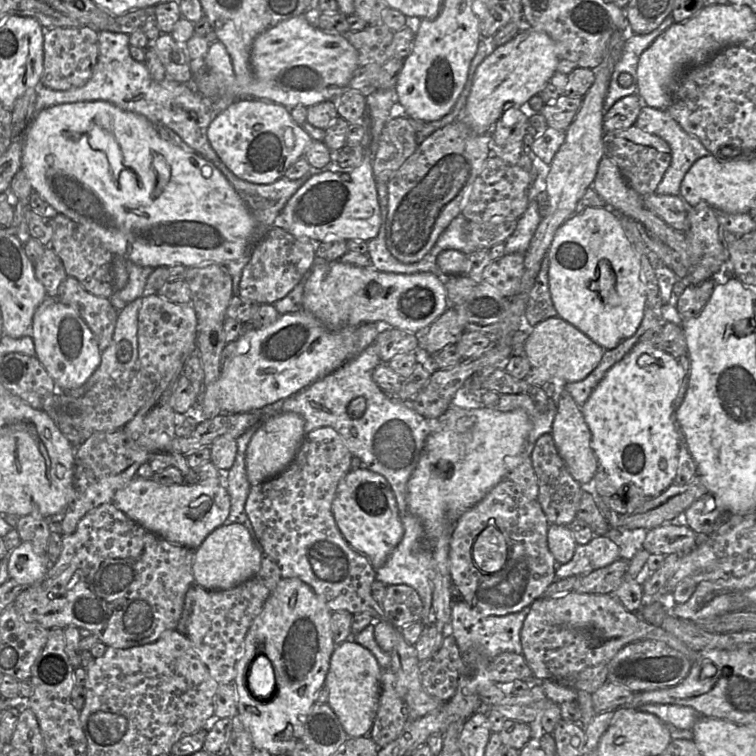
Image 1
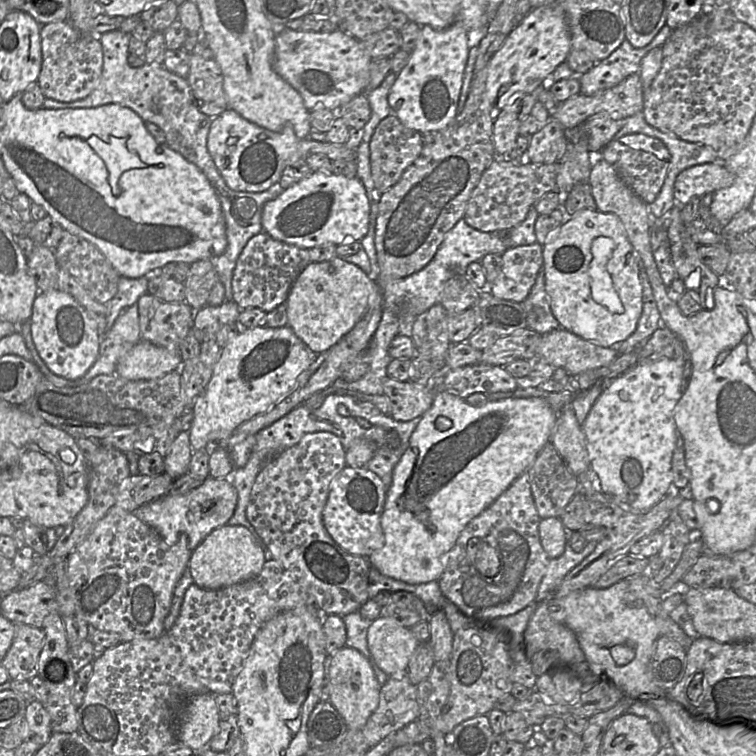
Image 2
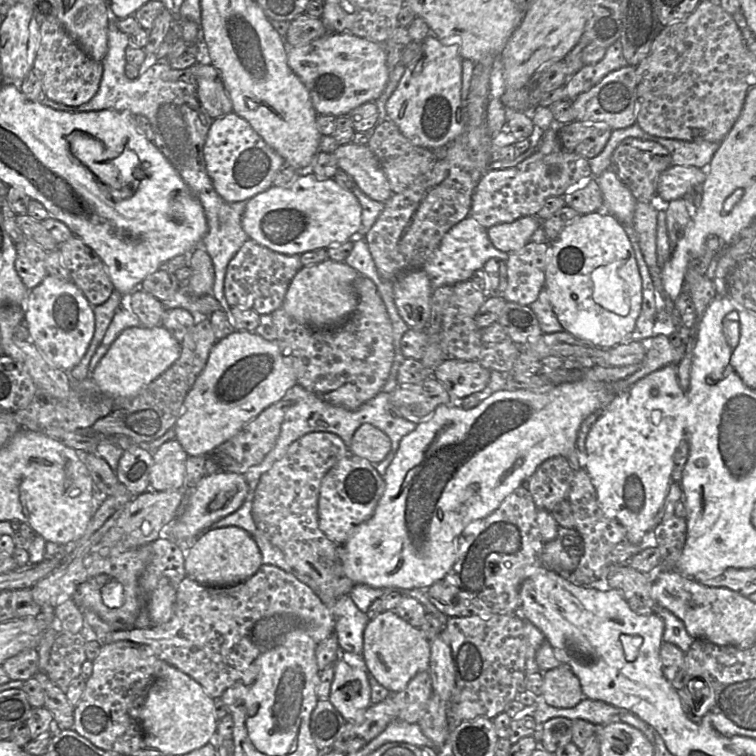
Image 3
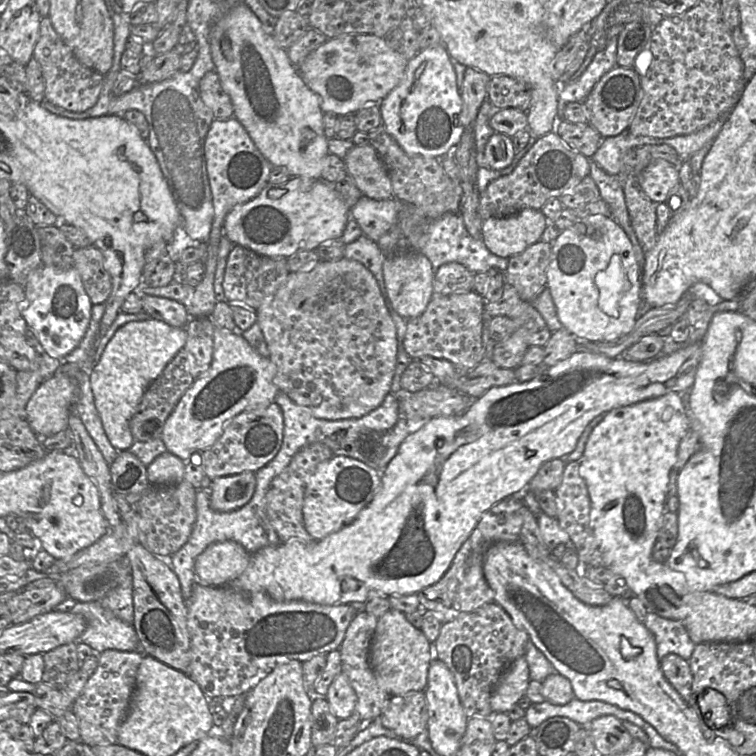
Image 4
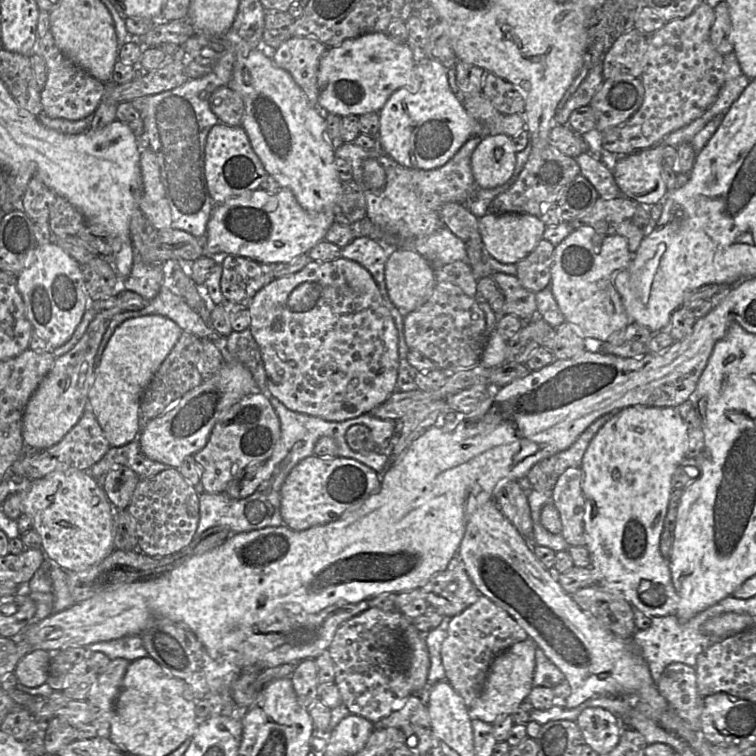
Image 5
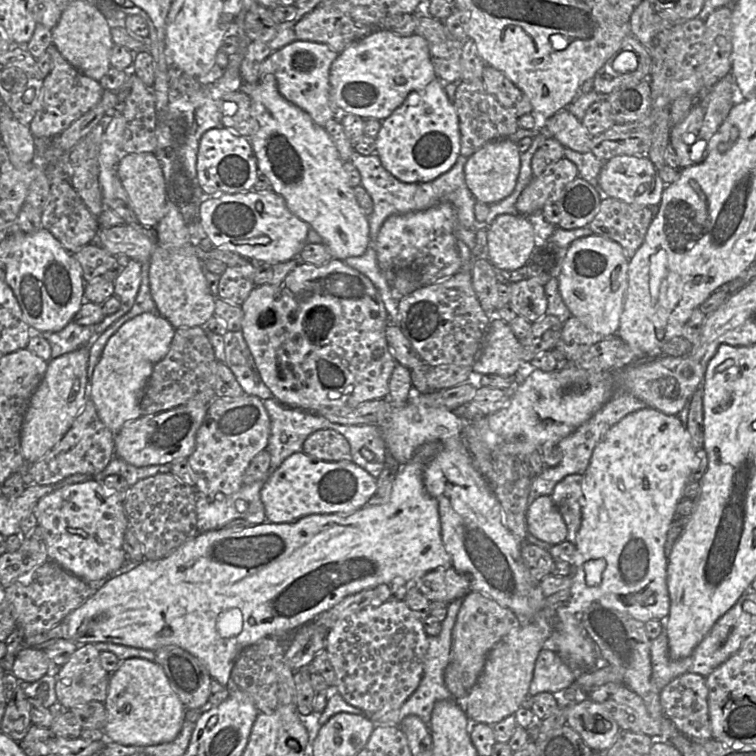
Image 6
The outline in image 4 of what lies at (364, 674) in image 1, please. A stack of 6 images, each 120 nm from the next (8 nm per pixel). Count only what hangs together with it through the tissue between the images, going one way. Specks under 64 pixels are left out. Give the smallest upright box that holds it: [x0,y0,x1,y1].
[326,672,357,720]

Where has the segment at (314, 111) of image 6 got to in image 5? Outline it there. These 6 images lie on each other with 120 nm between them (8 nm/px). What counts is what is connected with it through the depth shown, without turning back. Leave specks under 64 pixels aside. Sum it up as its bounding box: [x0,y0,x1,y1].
[270,37,328,107]

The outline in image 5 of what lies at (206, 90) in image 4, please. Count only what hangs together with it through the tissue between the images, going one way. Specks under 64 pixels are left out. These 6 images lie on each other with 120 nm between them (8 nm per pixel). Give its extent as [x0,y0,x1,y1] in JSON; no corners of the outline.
[209,86,244,126]

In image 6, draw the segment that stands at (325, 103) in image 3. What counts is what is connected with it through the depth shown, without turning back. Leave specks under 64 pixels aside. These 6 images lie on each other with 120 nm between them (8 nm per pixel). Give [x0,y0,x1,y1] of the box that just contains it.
[329,29,436,121]

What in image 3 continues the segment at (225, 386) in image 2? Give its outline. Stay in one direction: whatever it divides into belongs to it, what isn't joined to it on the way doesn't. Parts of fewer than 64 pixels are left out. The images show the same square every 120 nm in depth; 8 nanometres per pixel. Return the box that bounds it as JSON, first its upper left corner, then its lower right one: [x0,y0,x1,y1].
[173,331,297,456]

